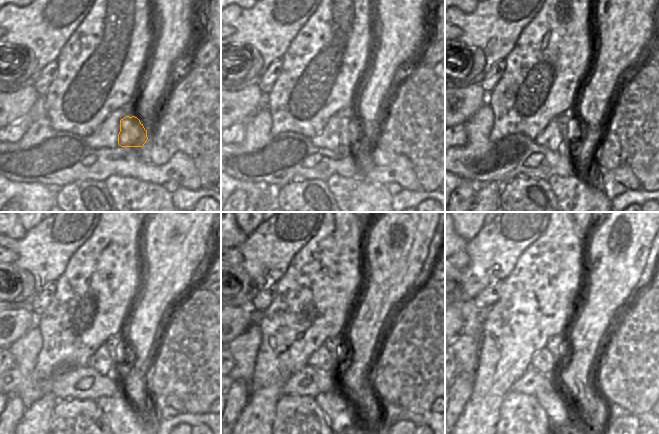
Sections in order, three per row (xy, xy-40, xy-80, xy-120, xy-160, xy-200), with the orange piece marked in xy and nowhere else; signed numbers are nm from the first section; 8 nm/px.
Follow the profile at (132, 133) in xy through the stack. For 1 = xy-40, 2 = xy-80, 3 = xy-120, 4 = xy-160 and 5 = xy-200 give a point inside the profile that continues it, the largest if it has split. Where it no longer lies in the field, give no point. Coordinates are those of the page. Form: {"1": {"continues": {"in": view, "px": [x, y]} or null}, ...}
{"1": {"continues": {"in": "xy-40", "px": [352, 134]}}, "2": {"continues": {"in": "xy-80", "px": [572, 130]}}, "3": {"continues": {"in": "xy-120", "px": [121, 353]}}, "4": {"continues": {"in": "xy-160", "px": [334, 345]}}, "5": {"continues": {"in": "xy-200", "px": [556, 344]}}}

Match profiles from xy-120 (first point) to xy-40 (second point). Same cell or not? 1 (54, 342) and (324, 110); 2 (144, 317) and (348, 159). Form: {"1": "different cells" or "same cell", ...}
{"1": "same cell", "2": "different cells"}

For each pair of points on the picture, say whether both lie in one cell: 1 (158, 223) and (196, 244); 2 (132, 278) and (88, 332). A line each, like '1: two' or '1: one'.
1: one
2: one

